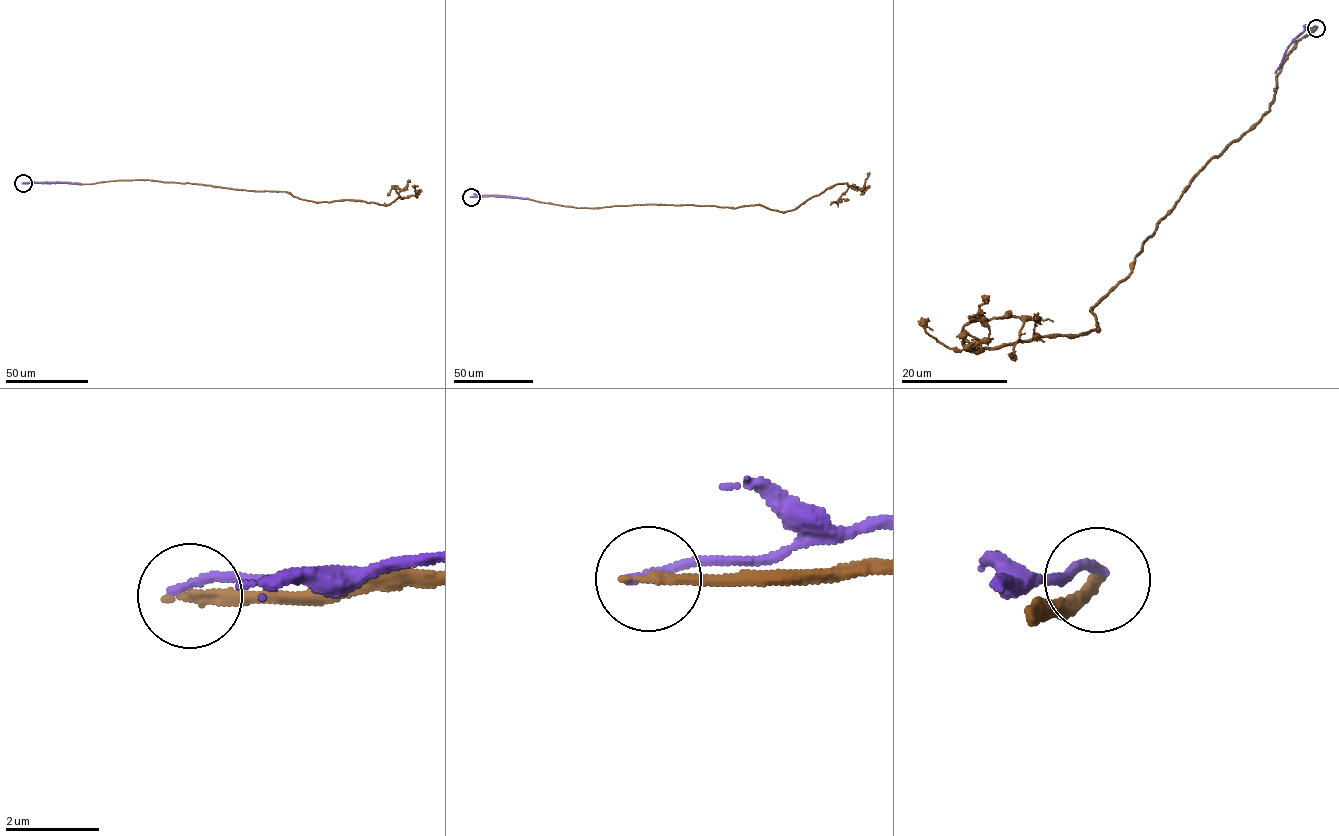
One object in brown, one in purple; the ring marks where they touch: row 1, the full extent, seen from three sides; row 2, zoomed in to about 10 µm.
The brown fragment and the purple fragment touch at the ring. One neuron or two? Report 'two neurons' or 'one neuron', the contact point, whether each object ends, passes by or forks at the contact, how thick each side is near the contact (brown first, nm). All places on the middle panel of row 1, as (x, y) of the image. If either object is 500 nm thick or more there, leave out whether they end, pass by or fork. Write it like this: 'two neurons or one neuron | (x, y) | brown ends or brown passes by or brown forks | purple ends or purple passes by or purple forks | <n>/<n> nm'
two neurons | (471, 197) | brown ends | purple ends | 200/200 nm

